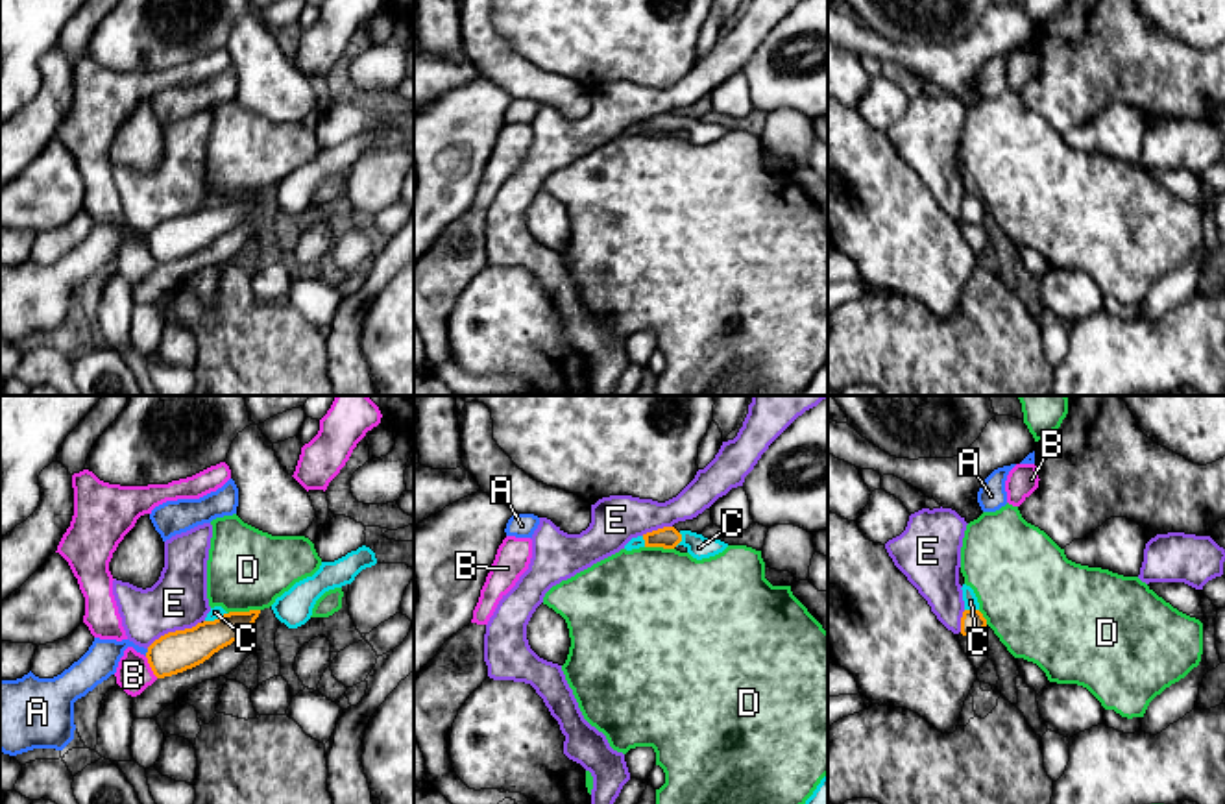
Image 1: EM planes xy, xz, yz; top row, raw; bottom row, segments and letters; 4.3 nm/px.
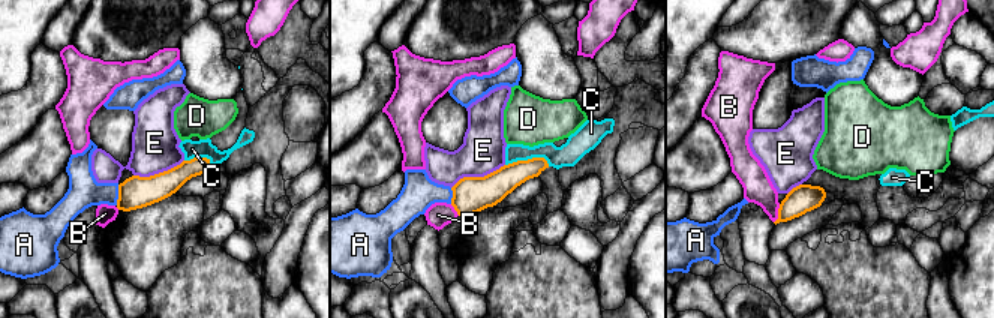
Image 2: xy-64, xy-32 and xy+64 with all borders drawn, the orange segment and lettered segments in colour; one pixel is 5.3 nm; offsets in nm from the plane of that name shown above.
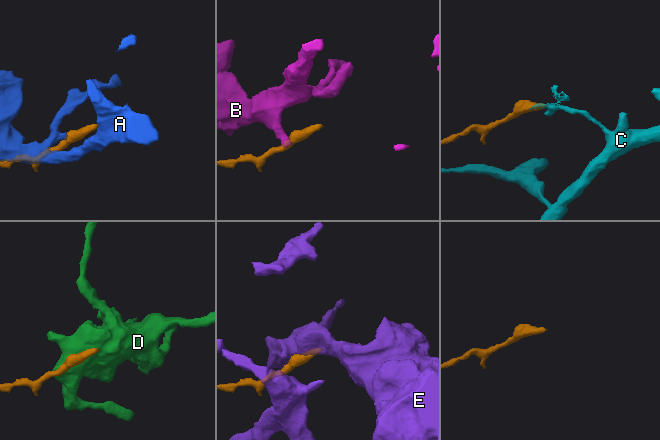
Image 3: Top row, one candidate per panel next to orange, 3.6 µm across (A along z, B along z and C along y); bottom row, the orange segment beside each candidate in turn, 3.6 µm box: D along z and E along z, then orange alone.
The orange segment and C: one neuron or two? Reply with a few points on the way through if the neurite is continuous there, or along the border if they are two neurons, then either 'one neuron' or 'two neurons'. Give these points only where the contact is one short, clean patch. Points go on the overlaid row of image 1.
runs through xz (667, 536), (680, 540), (691, 540), (699, 548); one neuron

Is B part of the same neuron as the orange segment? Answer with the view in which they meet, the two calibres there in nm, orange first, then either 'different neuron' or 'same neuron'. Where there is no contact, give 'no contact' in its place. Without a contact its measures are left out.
xy | 180/160 nm | different neuron

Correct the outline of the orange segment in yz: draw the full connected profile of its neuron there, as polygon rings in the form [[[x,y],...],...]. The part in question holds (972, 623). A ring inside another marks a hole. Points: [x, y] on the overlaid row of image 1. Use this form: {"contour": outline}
{"contour": [[[963,584],[961,590],[963,590],[963,601],[964,601],[964,612],[961,617],[961,634],[974,640],[983,640],[987,619],[979,612],[977,597],[974,590],[966,584]]]}

